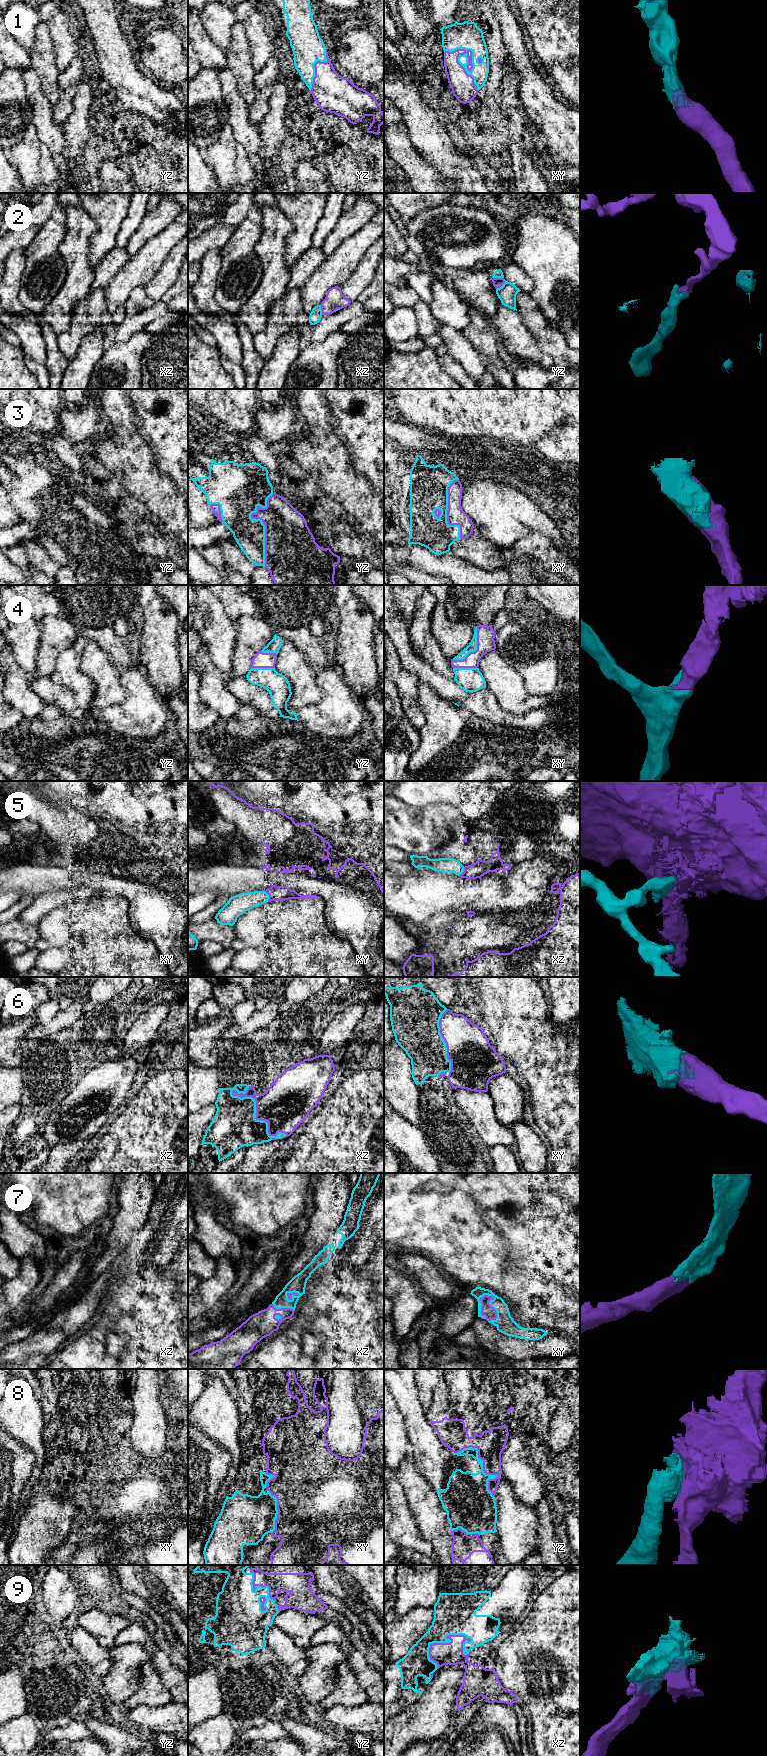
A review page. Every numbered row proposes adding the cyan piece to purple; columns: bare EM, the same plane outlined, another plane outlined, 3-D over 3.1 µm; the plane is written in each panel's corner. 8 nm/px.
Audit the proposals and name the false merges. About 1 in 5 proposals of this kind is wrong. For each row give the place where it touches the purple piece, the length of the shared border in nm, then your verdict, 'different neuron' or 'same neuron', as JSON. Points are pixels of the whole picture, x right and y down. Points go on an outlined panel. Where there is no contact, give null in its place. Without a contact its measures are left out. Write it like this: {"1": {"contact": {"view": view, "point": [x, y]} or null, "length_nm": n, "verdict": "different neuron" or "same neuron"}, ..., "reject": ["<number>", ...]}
{"1": {"contact": {"view": "xy", "point": [468, 61]}, "length_nm": 420, "verdict": "same neuron"}, "2": {"contact": {"view": "yz", "point": [503, 283]}, "length_nm": 120, "verdict": "different neuron"}, "3": {"contact": {"view": "yz", "point": [262, 521]}, "length_nm": 600, "verdict": "same neuron"}, "4": {"contact": {"view": "xy", "point": [477, 649]}, "length_nm": 340, "verdict": "same neuron"}, "5": {"contact": {"view": "xy", "point": [268, 894]}, "length_nm": 110, "verdict": "different neuron"}, "6": {"contact": {"view": "xz", "point": [256, 1117]}, "length_nm": 550, "verdict": "same neuron"}, "7": {"contact": {"view": "xy", "point": [489, 1304]}, "length_nm": 240, "verdict": "same neuron"}, "8": {"contact": {"view": "yz", "point": [483, 1466]}, "length_nm": 500, "verdict": "different neuron"}, "9": {"contact": {"view": "xz", "point": [443, 1643]}, "length_nm": 380, "verdict": "same neuron"}, "reject": ["2", "5", "8"]}

